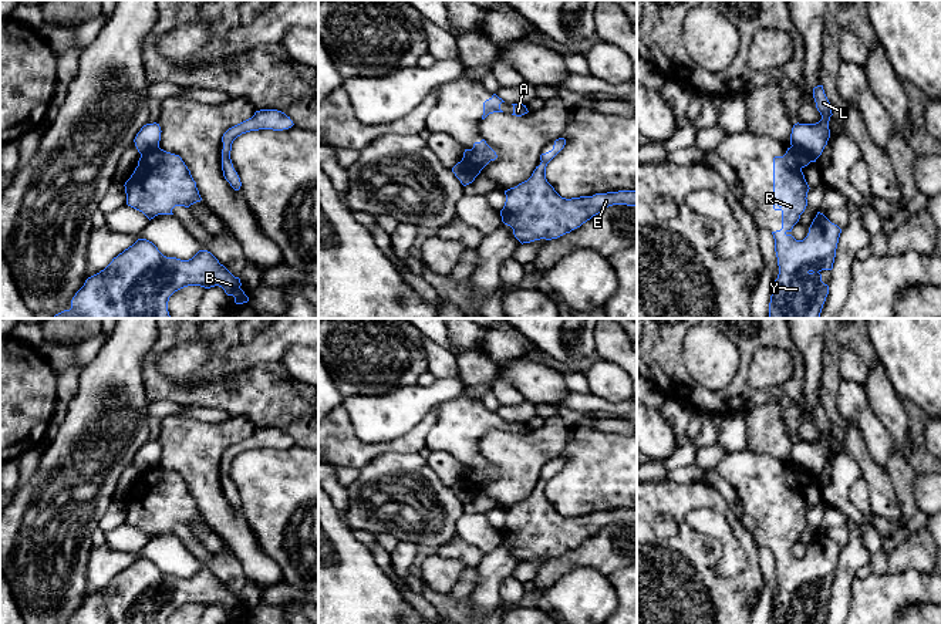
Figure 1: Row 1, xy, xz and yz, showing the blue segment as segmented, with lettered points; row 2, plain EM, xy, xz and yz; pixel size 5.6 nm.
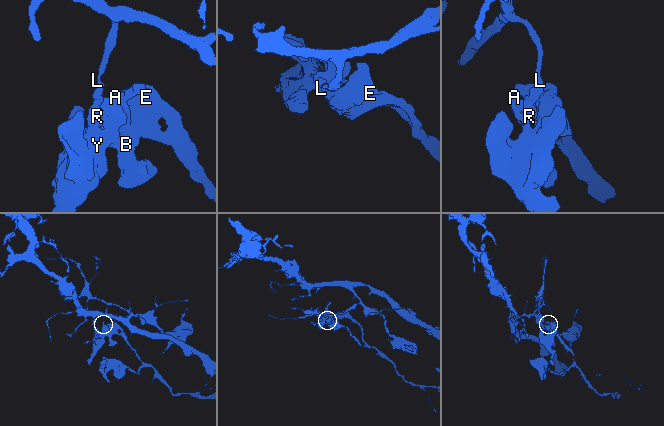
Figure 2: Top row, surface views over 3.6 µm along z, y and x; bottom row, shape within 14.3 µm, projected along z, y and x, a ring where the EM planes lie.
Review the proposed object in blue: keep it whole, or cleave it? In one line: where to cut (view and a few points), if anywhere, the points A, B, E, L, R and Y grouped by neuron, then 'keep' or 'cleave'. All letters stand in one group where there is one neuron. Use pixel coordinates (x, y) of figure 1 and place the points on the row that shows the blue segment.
cut yz (792, 145), (812, 161); groups A B E R Y / L; cleave

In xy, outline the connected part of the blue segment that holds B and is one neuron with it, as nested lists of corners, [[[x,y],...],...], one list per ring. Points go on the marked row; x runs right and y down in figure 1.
[[[138,239],[100,273],[88,277],[71,300],[71,308],[54,318],[171,318],[169,297],[188,286],[219,286],[236,304],[249,301],[235,277],[208,250],[192,259],[163,256],[158,247]]]

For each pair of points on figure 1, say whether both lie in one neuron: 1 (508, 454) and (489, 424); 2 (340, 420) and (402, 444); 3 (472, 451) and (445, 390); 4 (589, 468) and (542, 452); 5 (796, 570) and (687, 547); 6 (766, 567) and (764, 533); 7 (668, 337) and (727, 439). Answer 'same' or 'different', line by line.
1: different
2: same
3: different
4: different
5: different
6: different
7: different

